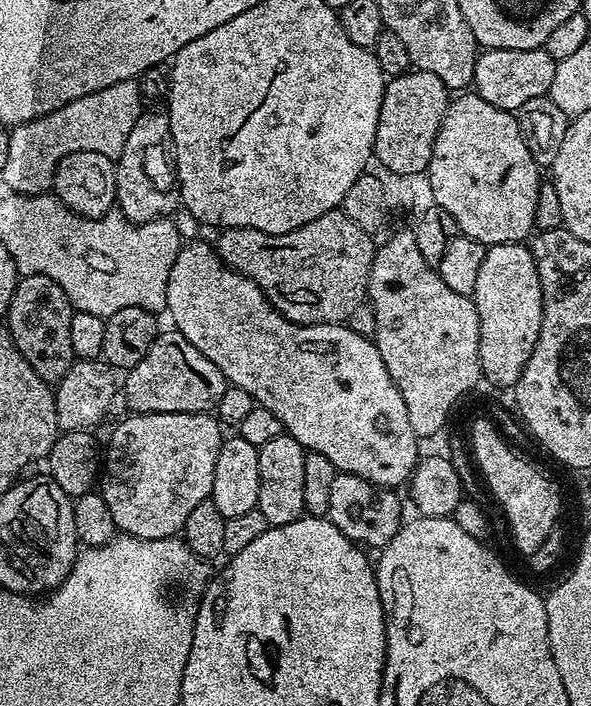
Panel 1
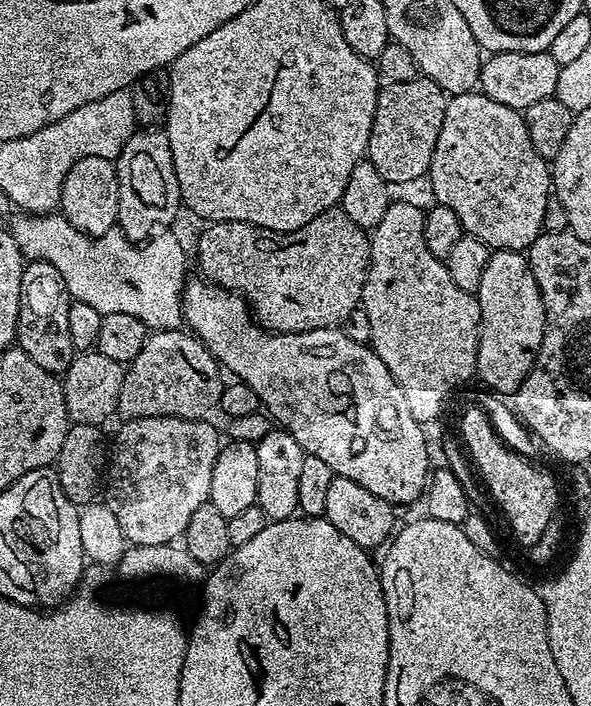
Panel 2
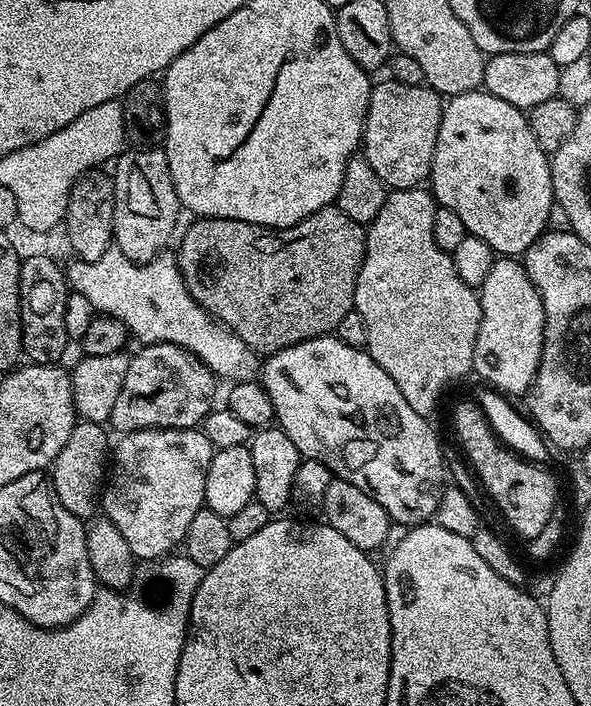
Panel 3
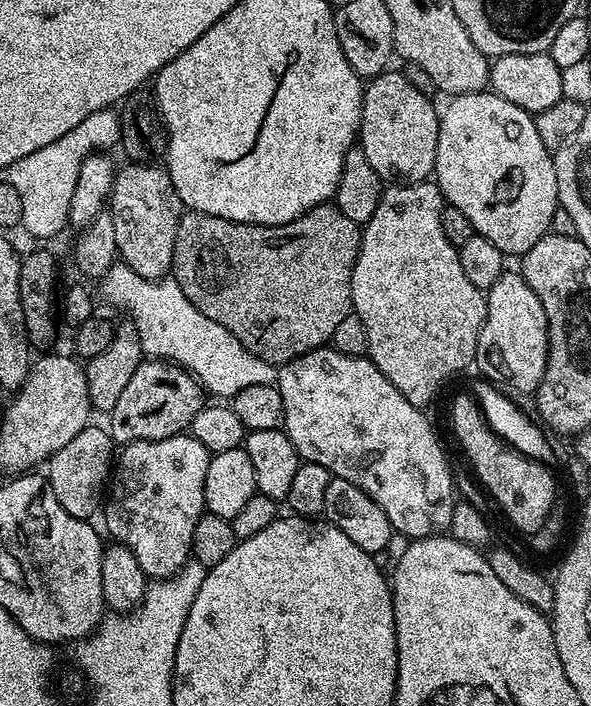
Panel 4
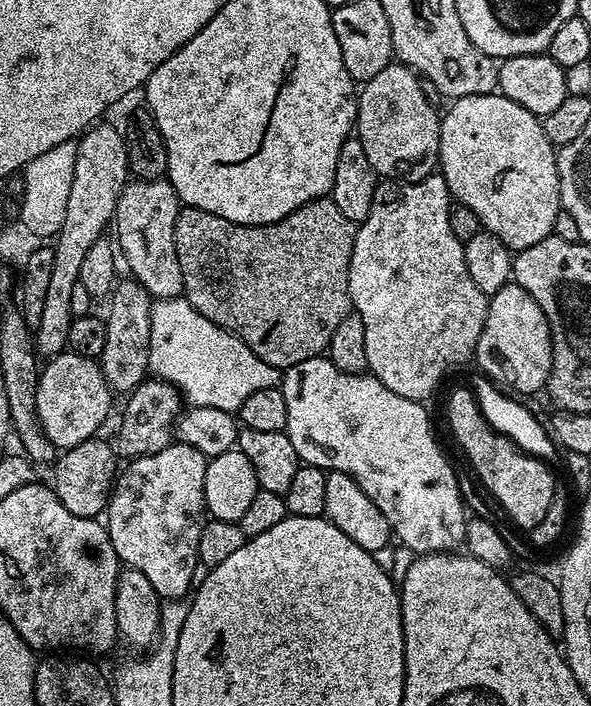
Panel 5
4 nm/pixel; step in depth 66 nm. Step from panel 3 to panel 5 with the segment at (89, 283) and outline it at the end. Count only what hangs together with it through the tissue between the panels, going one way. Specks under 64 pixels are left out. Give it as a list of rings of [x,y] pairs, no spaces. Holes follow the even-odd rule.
[[[183,298],[156,300],[150,310],[149,373],[179,390],[191,407],[214,406],[214,410],[239,413],[242,402],[258,390],[277,387],[281,369],[262,362],[234,334],[214,326],[210,318],[202,318],[194,306]]]

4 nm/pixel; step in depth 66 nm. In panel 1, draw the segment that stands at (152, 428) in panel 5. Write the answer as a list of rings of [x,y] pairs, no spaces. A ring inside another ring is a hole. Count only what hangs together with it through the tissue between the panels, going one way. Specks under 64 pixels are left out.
[[[175,330],[161,331],[146,350],[146,358],[133,368],[127,369],[122,380],[122,400],[129,404],[133,413],[157,412],[158,414],[211,413],[222,394],[230,387],[222,370],[198,350],[190,346],[183,334]]]

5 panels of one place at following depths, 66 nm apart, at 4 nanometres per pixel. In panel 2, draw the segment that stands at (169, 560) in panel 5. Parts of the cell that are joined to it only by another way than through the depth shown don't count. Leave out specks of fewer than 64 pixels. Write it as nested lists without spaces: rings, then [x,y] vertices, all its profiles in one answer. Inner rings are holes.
[[[155,416],[124,420],[116,441],[110,444],[110,459],[106,464],[108,489],[103,489],[103,499],[114,510],[118,526],[122,526],[125,541],[132,546],[162,546],[179,541],[190,522],[190,514],[198,506],[209,503],[210,478],[214,474],[214,462],[222,447],[222,439],[207,419],[187,420]]]

